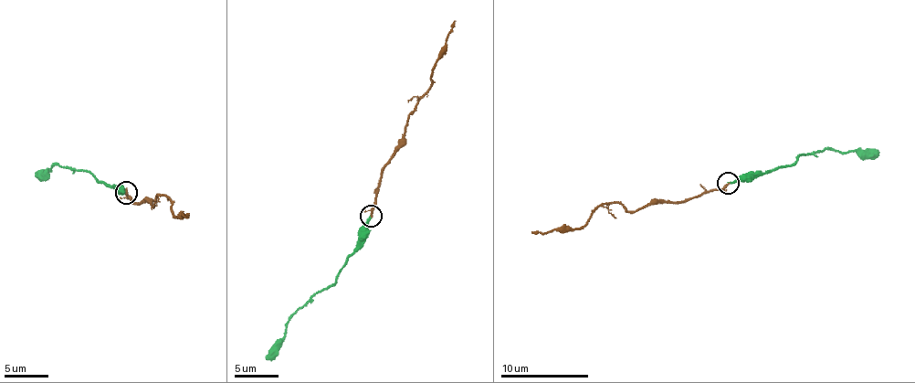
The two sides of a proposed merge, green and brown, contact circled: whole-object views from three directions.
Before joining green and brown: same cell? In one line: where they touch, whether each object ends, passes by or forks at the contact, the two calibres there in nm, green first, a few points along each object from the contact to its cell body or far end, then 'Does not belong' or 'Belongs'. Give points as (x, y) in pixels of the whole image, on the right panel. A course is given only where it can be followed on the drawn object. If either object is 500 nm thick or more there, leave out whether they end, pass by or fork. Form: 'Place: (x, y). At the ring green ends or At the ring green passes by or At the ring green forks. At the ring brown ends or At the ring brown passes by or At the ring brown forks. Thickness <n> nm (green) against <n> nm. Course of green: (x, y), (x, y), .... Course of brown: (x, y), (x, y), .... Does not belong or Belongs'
Place: (728, 183). At the ring green ends. At the ring brown passes by. Thickness 200 nm (green) against 140 nm. Course of green: (728, 184), (735, 180), (751, 180), (788, 165), (800, 154), (827, 148), (874, 154), (878, 151). Course of brown: (728, 184), (720, 189), (674, 203), (655, 201), (636, 210), (606, 202), (580, 228), (532, 233). Does not belong

